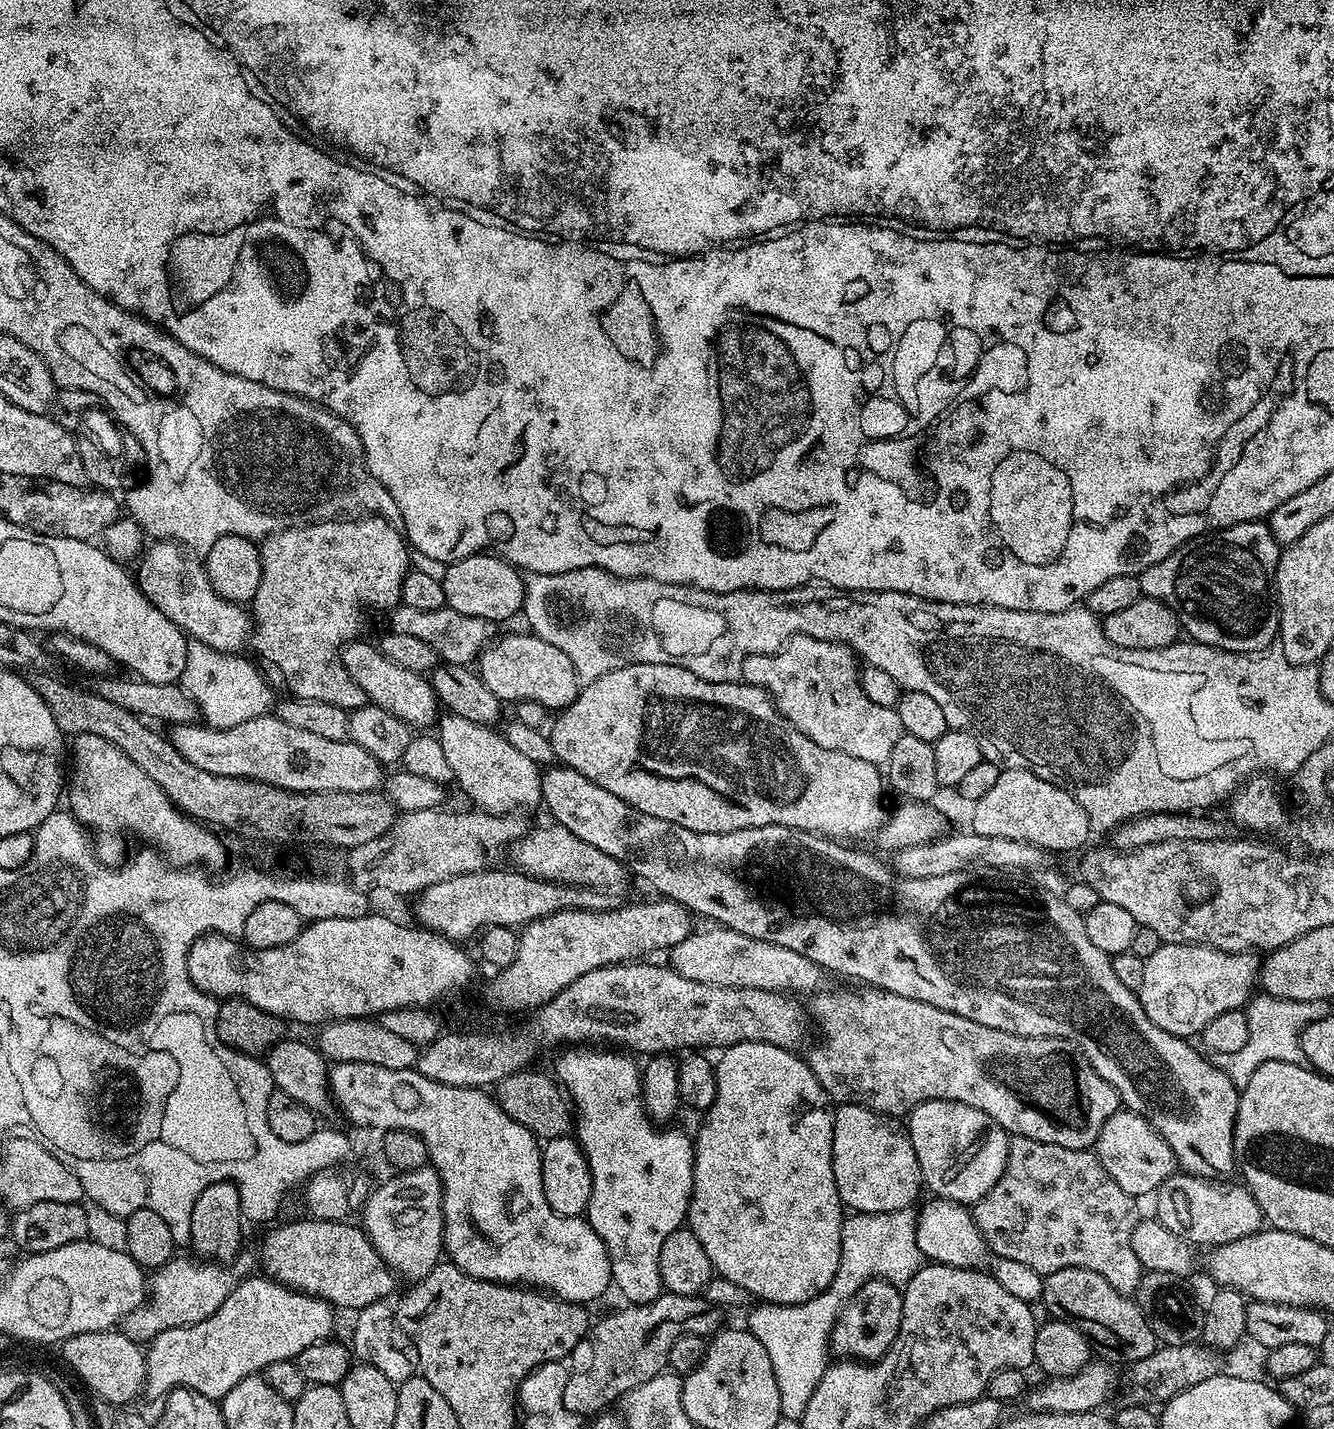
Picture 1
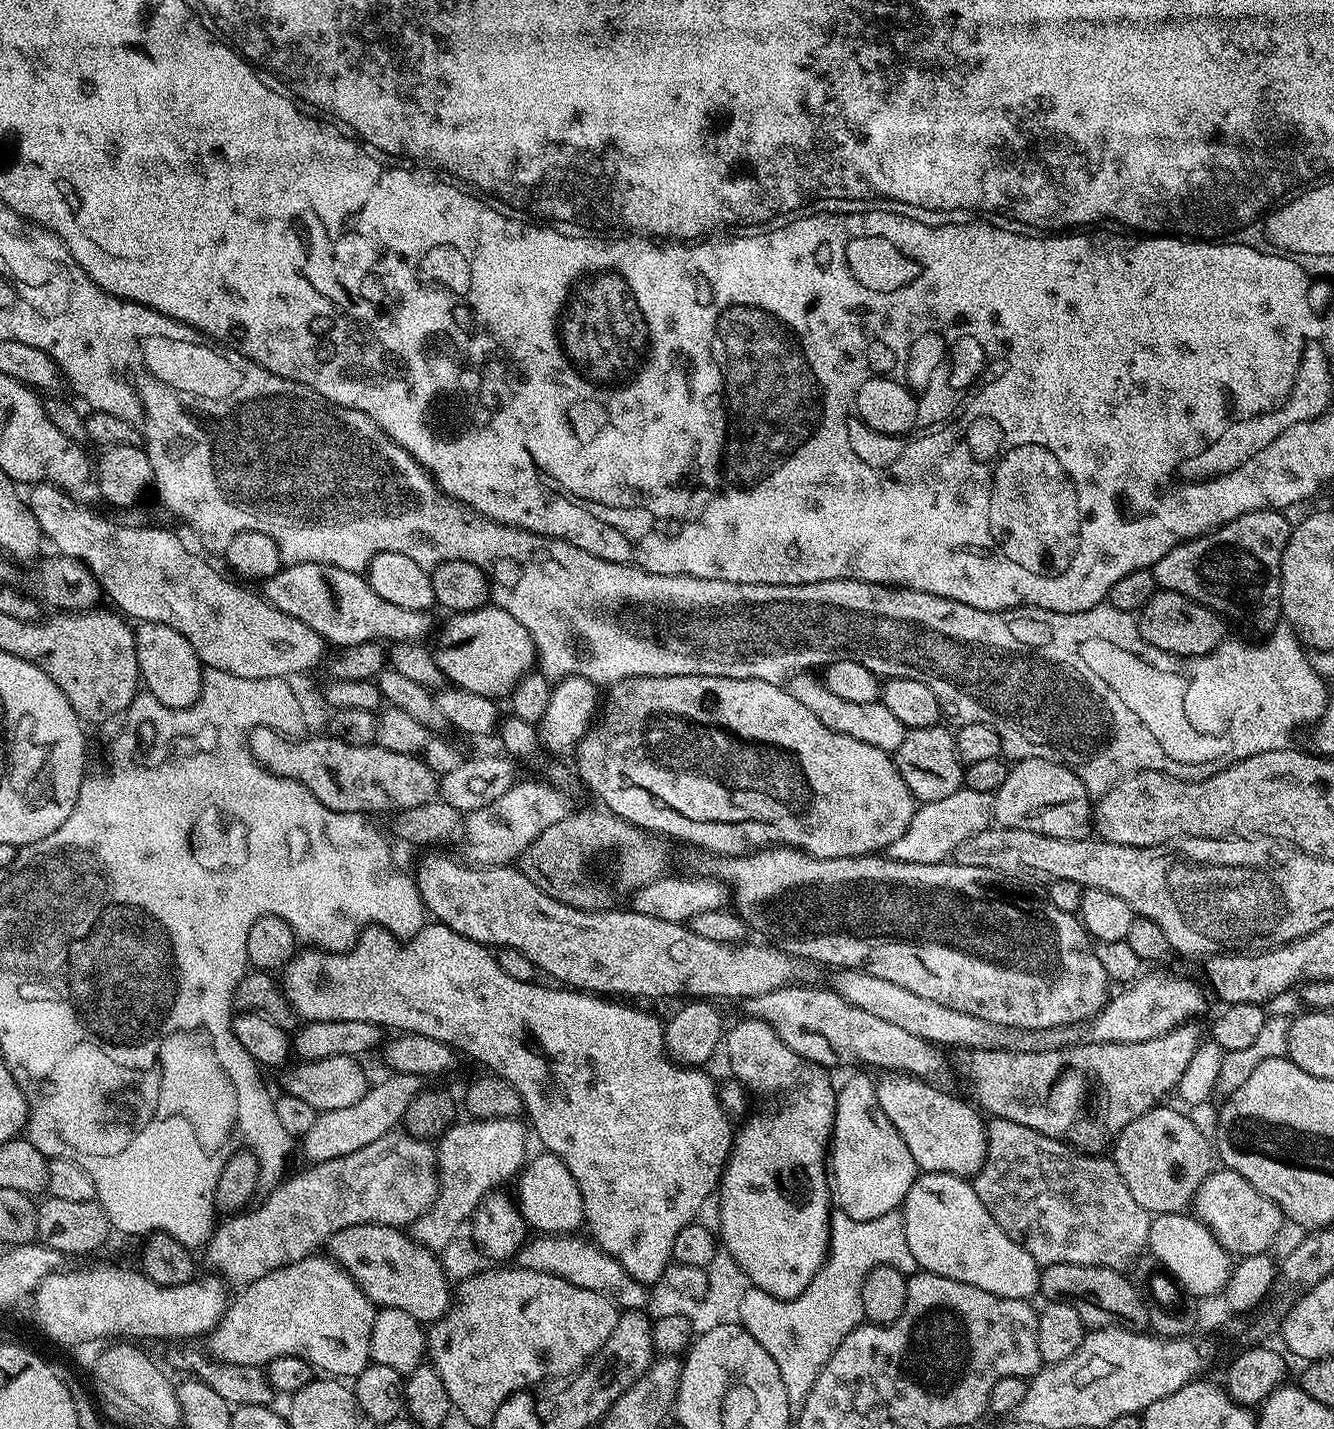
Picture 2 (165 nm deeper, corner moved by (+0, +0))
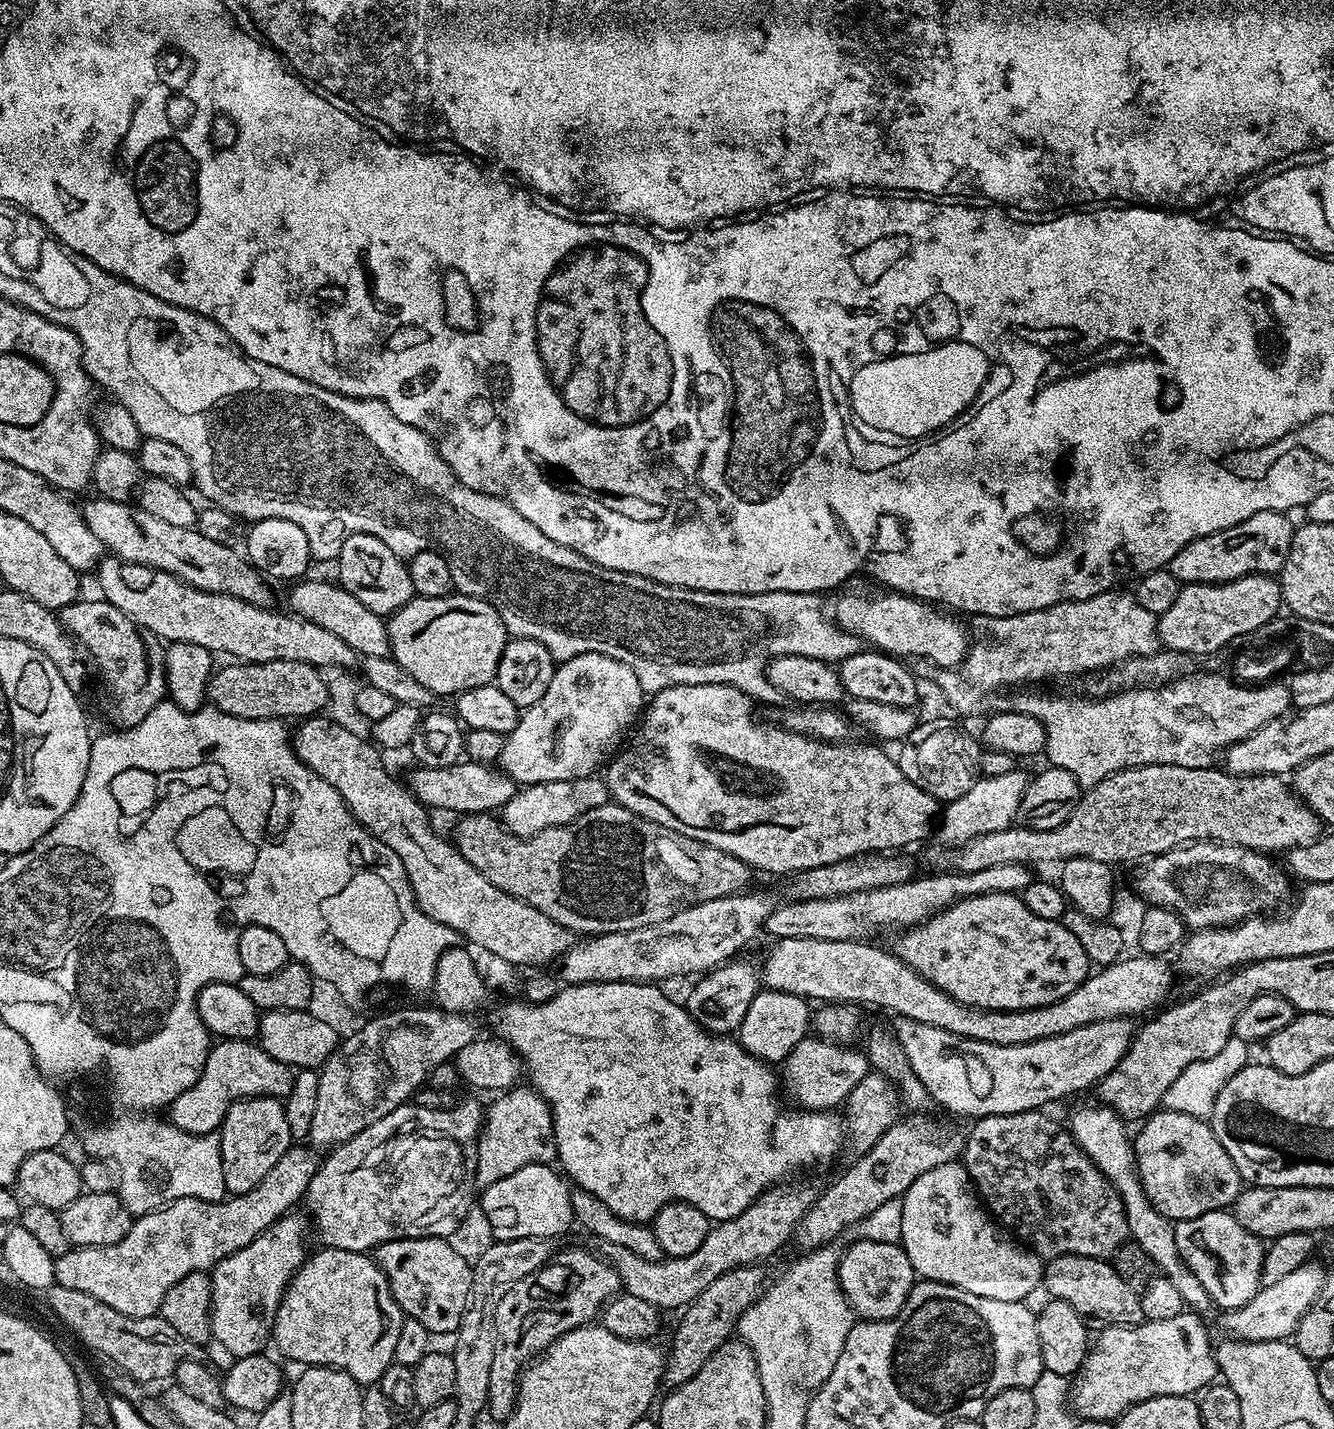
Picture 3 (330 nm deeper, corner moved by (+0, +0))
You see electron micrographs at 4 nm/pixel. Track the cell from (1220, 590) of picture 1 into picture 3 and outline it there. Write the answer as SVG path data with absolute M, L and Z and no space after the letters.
M1259 512L1238 526L1190 542L1166 565L1174 578L1186 584L1225 584L1253 574L1276 574L1286 562L1292 545L1294 524L1283 512Z

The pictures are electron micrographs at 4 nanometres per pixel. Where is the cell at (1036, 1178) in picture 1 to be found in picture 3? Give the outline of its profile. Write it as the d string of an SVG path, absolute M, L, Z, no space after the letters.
M1037 1110L1005 1116L981 1116L973 1123L976 1125L969 1130L968 1136L966 1132L962 1144L962 1163L972 1179L972 1187L989 1213L1037 1256L1089 1256L1108 1260L1129 1239L1124 1204L1115 1186L1094 1167L1089 1156L1076 1147L1071 1135L1053 1138L1052 1148L1048 1148L1050 1120L1044 1114Z

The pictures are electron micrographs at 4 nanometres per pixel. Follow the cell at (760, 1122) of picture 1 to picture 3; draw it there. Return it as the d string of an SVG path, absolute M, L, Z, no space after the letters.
M761 990L756 993L754 1002L750 1002L746 1018L742 1018L738 1039L745 1052L769 1065L776 1066L788 1057L790 1050L794 1050L798 1042L802 1042L805 1036L809 1035L813 1016L813 1009L803 996Z

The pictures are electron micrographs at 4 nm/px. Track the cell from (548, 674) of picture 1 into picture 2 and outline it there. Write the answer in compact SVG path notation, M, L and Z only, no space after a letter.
M485 606L447 617L436 640L434 655L449 685L493 698L507 697L512 687L537 663L536 647L522 622L505 608Z

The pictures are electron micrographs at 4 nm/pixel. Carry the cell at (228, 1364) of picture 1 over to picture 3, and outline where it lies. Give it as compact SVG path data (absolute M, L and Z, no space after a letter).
M321 1247L305 1259L304 1264L292 1275L288 1289L276 1311L272 1327L271 1343L284 1356L297 1360L300 1366L317 1368L341 1368L361 1386L379 1385L386 1366L396 1358L394 1346L398 1346L398 1333L406 1319L394 1294L388 1290L388 1279L376 1265L371 1255L354 1250L338 1250Z

